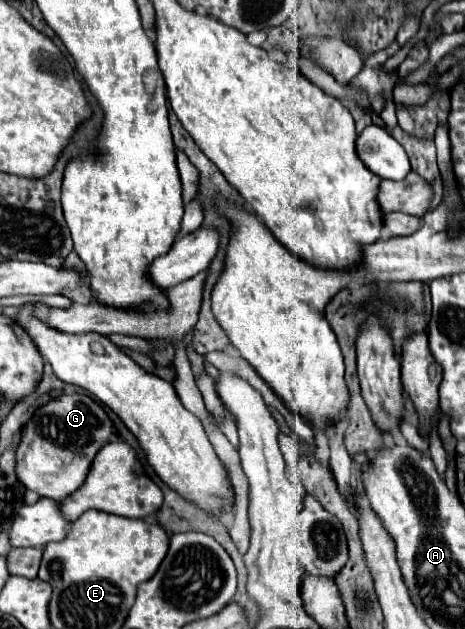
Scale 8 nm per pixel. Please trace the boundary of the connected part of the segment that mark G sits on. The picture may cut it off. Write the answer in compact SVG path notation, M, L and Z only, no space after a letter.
M82 392L62 394L58 400L36 408L24 424L16 450L16 476L26 490L60 502L82 486L96 452L108 444L110 434L112 422L98 402Z

